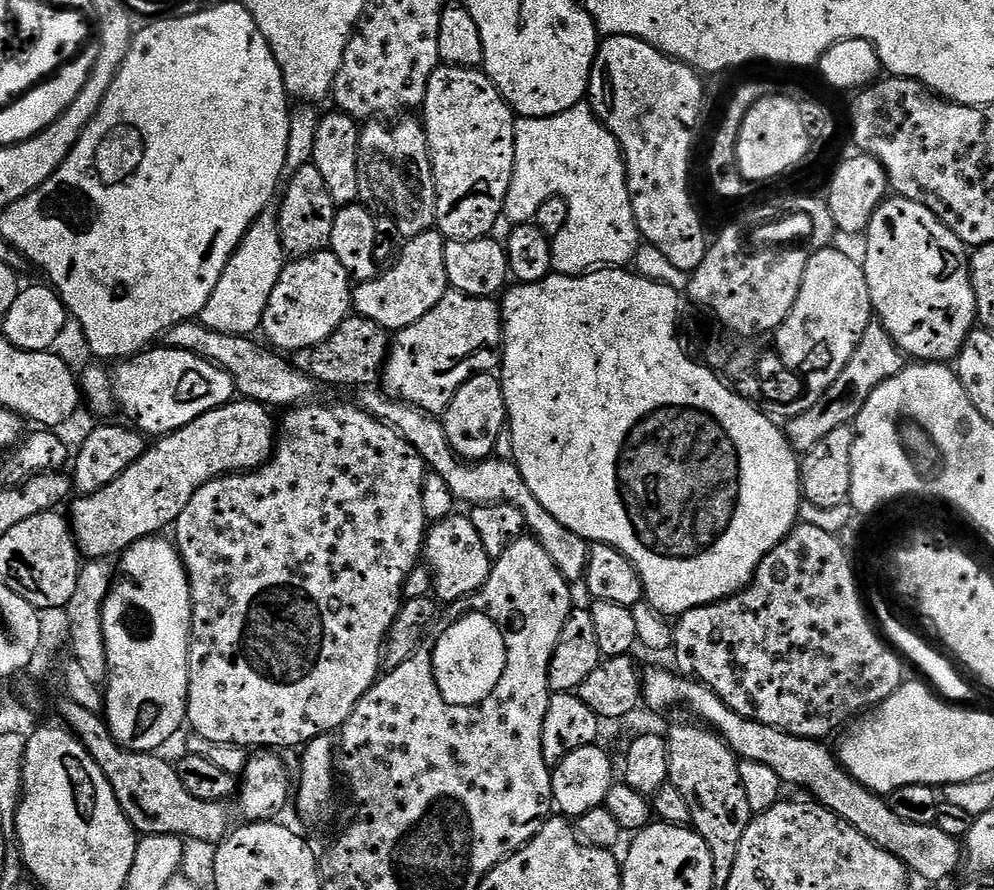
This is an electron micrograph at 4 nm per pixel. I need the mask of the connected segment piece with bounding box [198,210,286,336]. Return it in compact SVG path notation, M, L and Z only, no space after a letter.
M269 210L259 216L240 239L230 262L226 262L226 270L222 270L222 278L218 278L218 286L214 286L214 294L210 294L210 302L206 302L200 311L200 323L210 330L218 330L220 334L252 336L259 333L270 294L274 294L274 286L278 286L285 263L284 247L280 241L280 218L275 211Z

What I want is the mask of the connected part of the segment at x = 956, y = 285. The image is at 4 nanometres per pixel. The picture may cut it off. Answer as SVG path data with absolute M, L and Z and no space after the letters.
M897 194L880 203L870 218L863 240L862 263L872 311L875 319L884 323L889 338L896 343L893 345L905 357L920 362L955 361L978 324L976 299L968 269L970 252L966 245L927 206Z

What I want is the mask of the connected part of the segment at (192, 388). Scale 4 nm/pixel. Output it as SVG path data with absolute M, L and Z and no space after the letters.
M167 346L149 347L111 366L104 362L92 362L84 373L79 373L78 383L86 404L98 415L106 415L117 404L141 433L149 437L152 435L152 438L176 432L202 418L202 414L223 404L231 404L237 395L236 384L229 372L186 350L174 350Z

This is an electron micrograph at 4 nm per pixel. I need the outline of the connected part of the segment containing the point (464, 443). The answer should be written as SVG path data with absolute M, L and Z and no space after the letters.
M477 372L469 378L450 398L450 406L442 414L444 429L448 431L448 441L457 456L464 462L487 460L500 444L508 423L508 411L504 392L500 389L499 379L491 372Z

